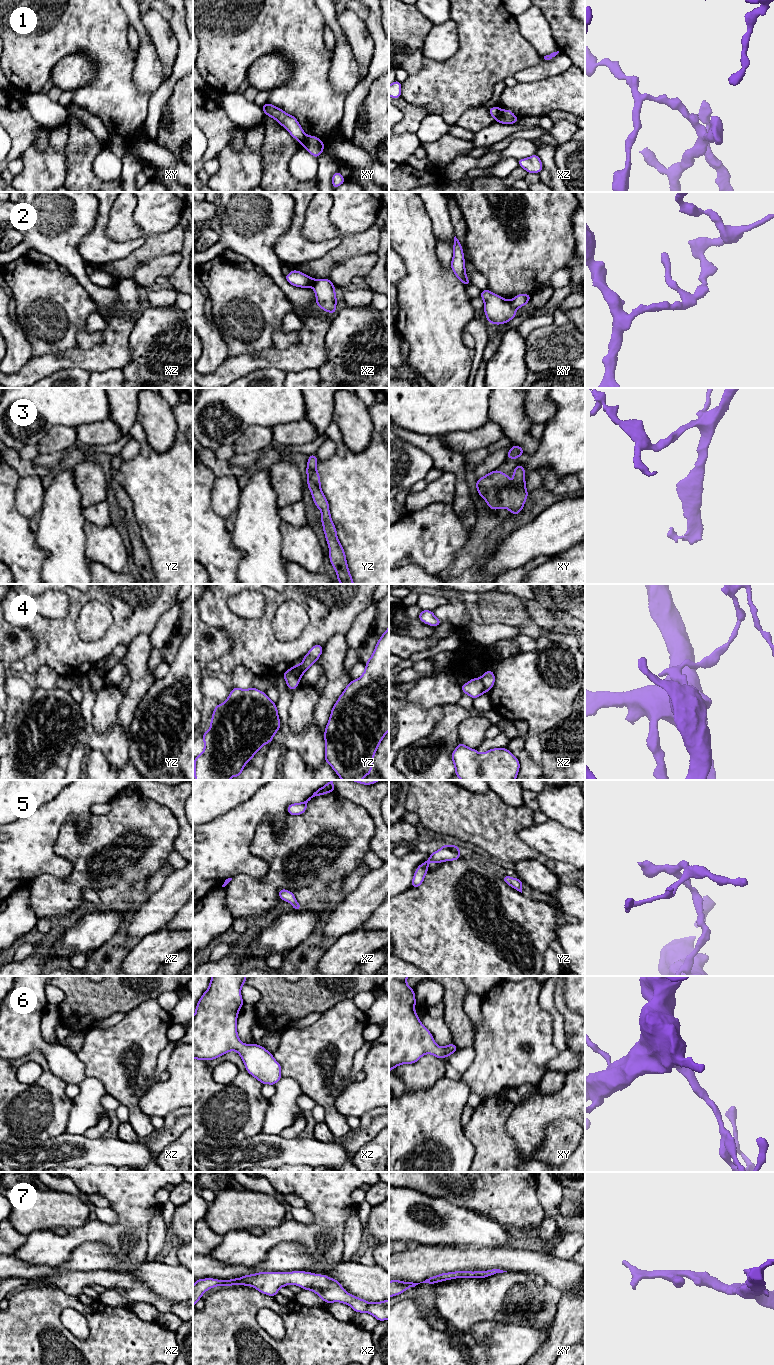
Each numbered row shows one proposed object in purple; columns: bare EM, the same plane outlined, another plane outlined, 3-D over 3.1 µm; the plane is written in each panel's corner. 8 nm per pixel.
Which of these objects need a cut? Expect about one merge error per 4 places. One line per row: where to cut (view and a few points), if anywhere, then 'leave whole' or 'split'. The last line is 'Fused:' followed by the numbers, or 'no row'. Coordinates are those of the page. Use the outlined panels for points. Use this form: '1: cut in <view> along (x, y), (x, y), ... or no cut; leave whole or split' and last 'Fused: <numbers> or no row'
1: cut in xz along (501, 110), (496, 119); split
2: cut in xy along (509, 300), (509, 303), (516, 309); split
3: no cut; leave whole
4: cut in xz along (479, 679), (486, 691); split
5: no cut; leave whole
6: no cut; leave whole
7: no cut; leave whole
Fused: 1, 2, 4

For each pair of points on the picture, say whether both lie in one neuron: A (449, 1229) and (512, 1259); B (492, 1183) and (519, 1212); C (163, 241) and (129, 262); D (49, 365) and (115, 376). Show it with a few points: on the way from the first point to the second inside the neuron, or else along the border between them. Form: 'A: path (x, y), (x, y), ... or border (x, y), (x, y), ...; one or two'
A: border (505, 1245), (499, 1247), (463, 1247); two
B: path (499, 1190), (514, 1205); one
C: path (155, 246), (137, 257); one
D: border (117, 368), (109, 368), (91, 373); two

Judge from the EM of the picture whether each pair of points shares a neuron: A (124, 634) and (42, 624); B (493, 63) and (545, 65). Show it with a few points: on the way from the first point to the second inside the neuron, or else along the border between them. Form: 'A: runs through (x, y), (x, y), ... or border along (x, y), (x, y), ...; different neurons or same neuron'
A: runs through (104, 646), (65, 647), (62, 644); same neuron
B: border along (542, 57), (536, 64), (518, 70), (513, 74); different neurons

